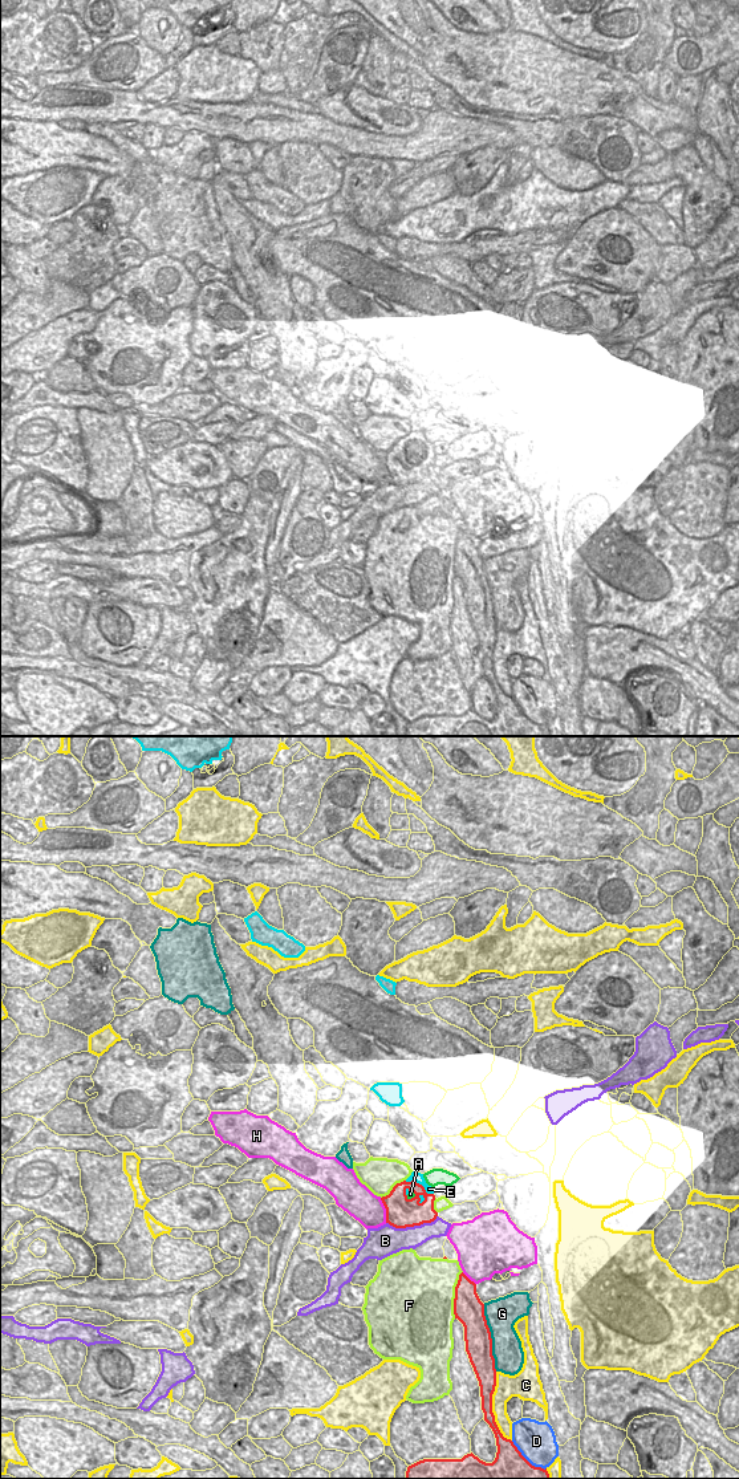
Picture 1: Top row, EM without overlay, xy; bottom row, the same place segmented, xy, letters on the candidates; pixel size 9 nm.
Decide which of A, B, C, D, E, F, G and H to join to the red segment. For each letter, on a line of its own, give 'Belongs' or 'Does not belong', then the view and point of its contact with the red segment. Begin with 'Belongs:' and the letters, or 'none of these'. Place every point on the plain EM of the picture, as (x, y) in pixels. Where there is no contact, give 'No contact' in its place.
Belongs: E
A: Does not belong. Touches red at xy (414, 454)
B: Does not belong. Touches red at xy (411, 483)
C: Does not belong. Touches red at xy (491, 665)
D: Does not belong. Touches red at xy (526, 716)
E: Belongs. Touches red at xy (418, 441)
F: Does not belong. Touches red at xy (455, 552)
G: Does not belong. Touches red at xy (490, 594)
H: Does not belong. Touches red at xy (386, 467).

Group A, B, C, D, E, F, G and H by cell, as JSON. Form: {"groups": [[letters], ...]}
{"groups": [["A"], ["B"], ["C"], ["D"], ["E"], ["F"], ["G"], ["H"]]}

